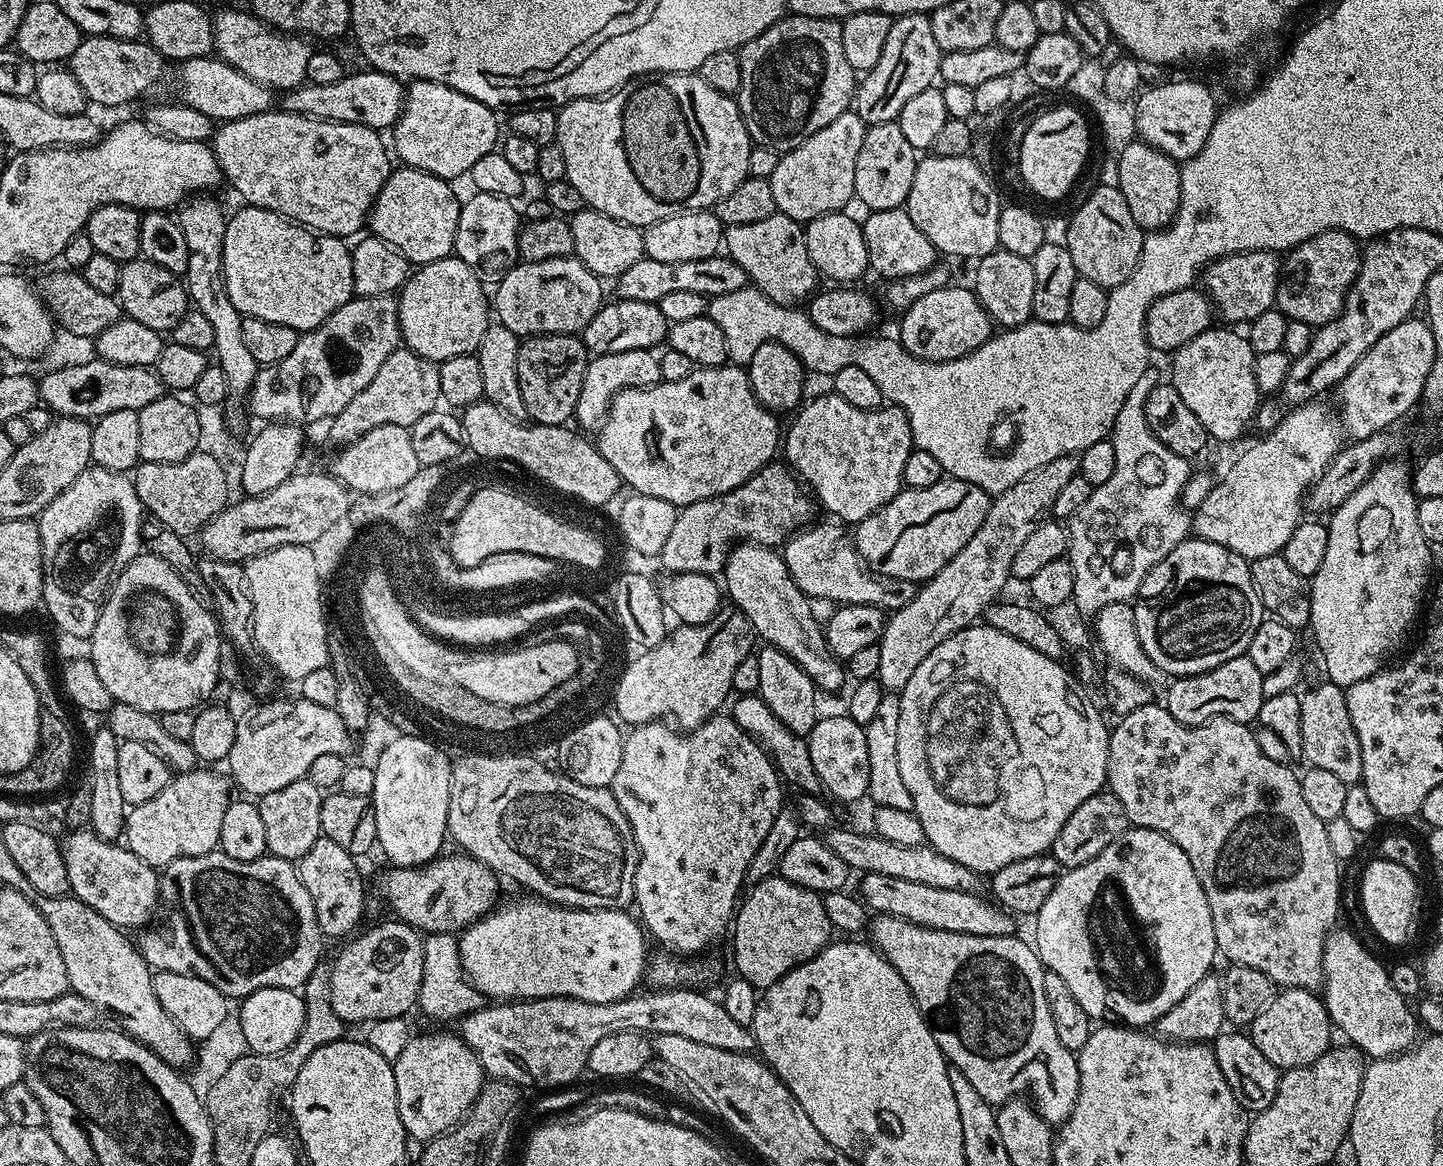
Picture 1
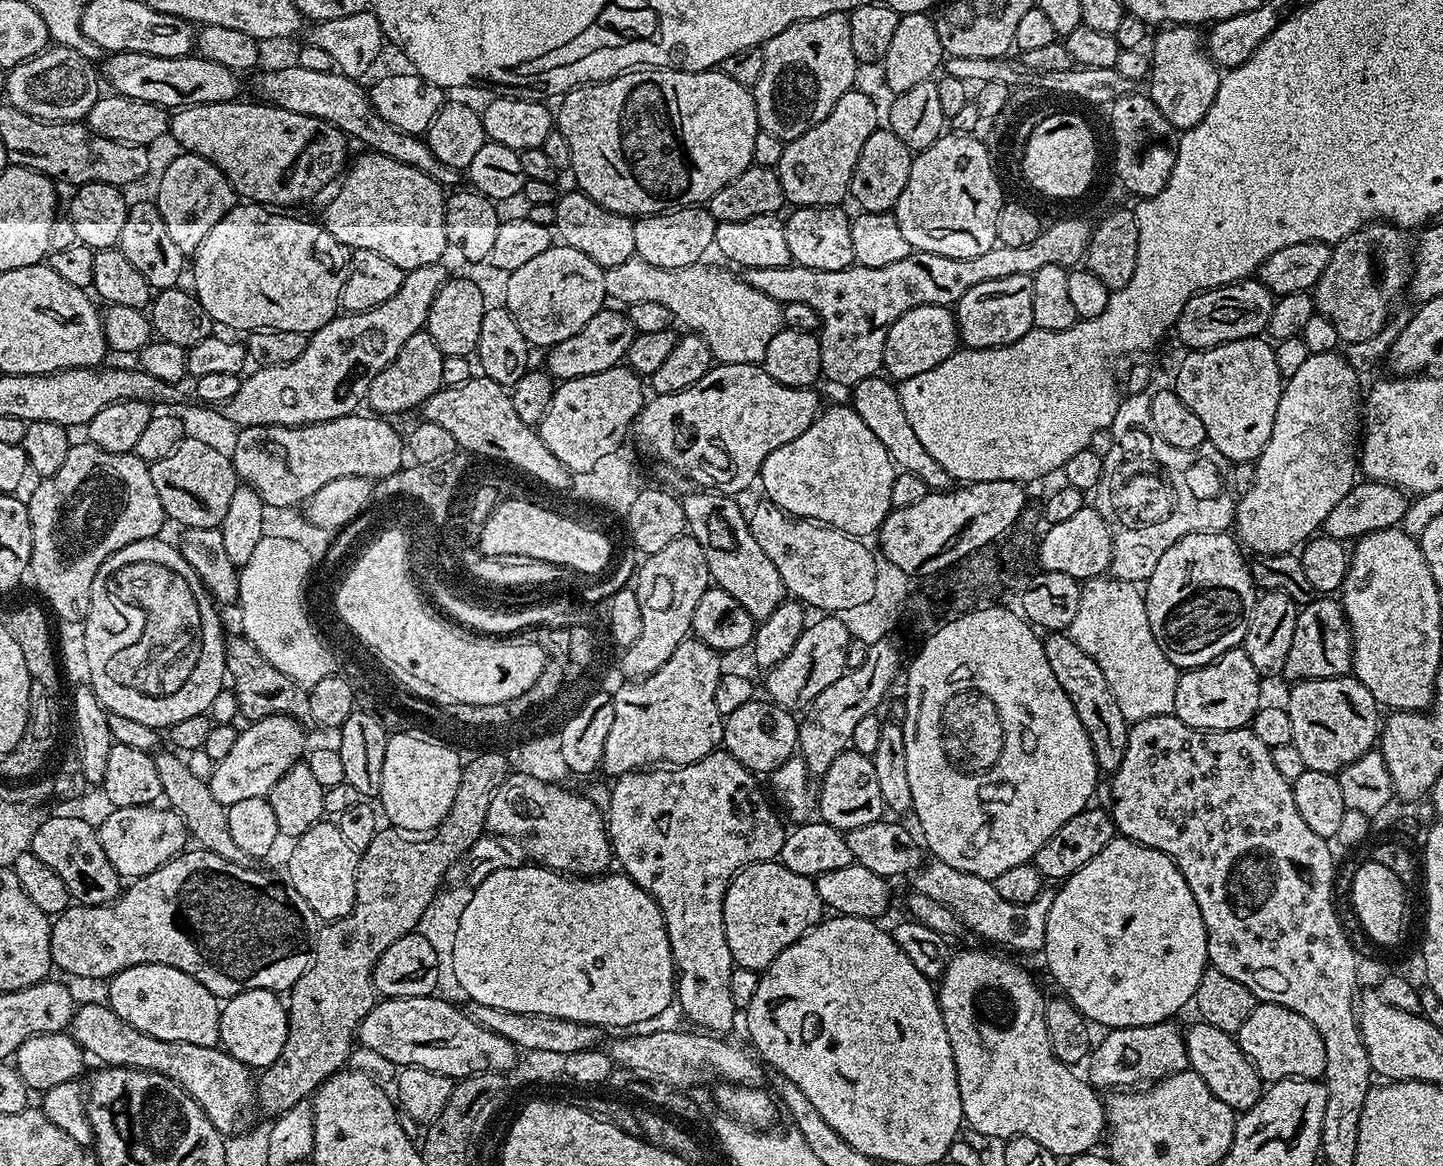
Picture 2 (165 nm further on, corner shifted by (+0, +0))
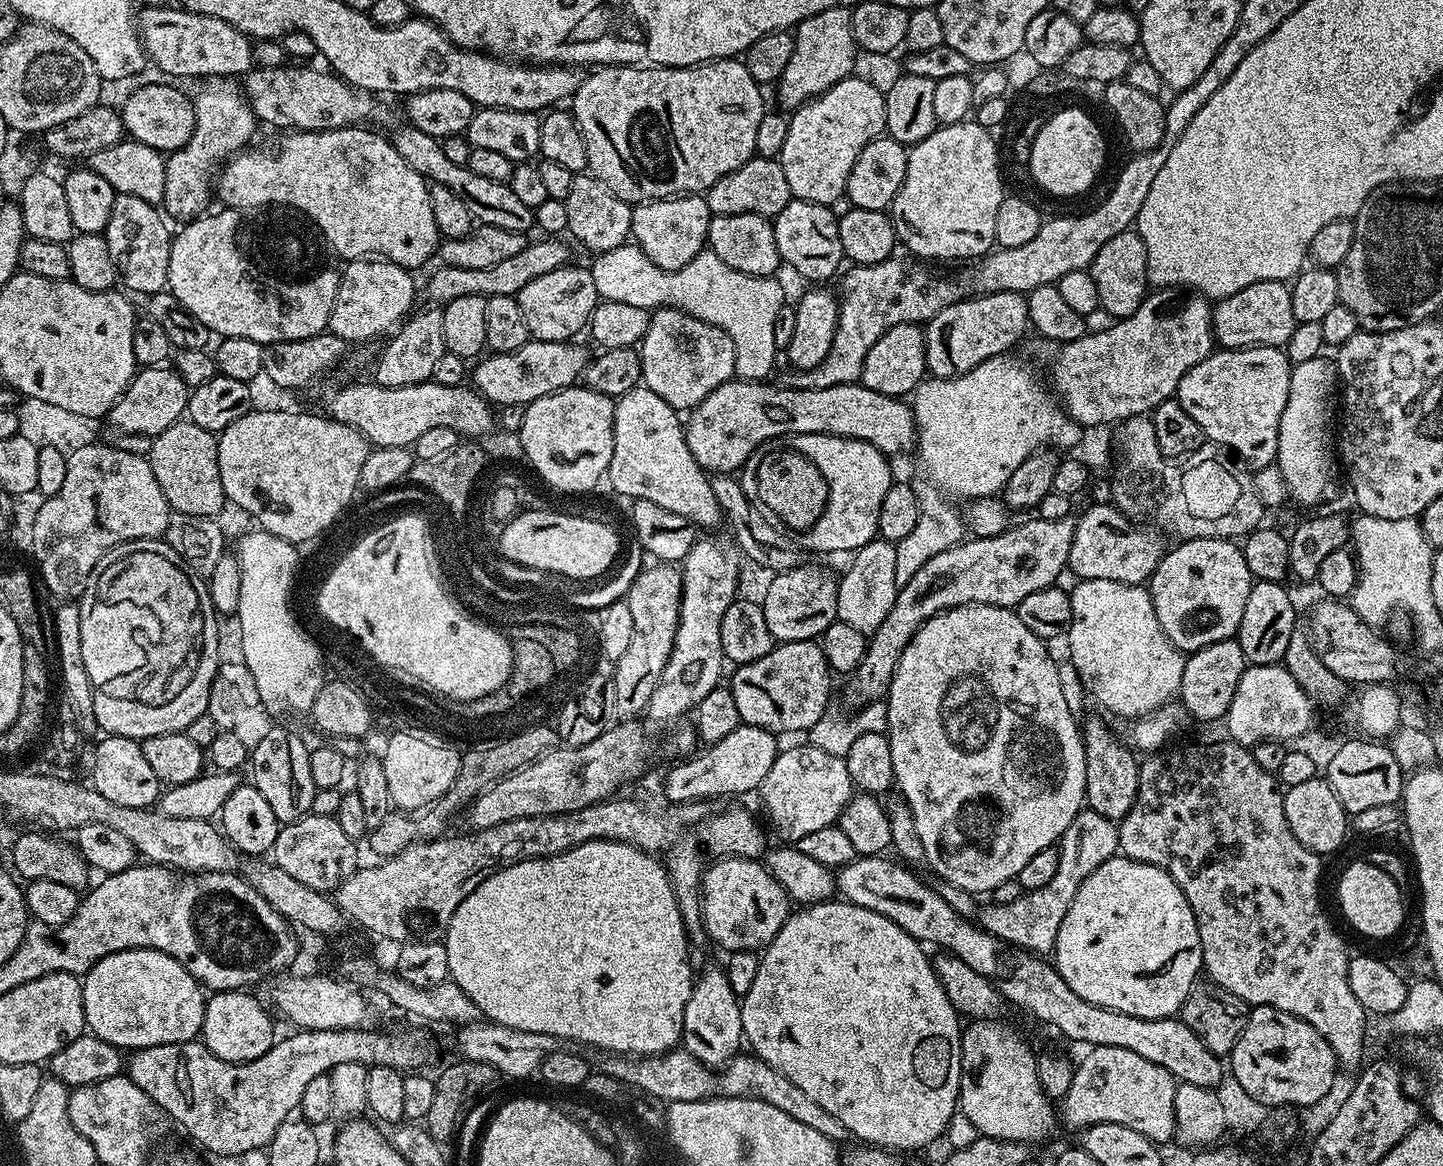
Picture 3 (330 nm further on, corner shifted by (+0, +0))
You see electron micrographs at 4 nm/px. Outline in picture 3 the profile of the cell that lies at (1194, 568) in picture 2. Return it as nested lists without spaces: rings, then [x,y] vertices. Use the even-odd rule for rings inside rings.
[[[1205,536],[1201,540],[1185,540],[1177,543],[1175,546],[1177,548],[1169,547],[1164,555],[1160,557],[1158,566],[1154,570],[1154,574],[1150,581],[1150,591],[1152,593],[1152,601],[1154,602],[1154,614],[1158,618],[1162,630],[1166,634],[1166,638],[1170,638],[1172,645],[1179,648],[1180,651],[1185,654],[1197,652],[1199,648],[1205,648],[1214,642],[1233,639],[1240,631],[1242,610],[1246,610],[1246,598],[1250,598],[1250,590],[1254,583],[1250,570],[1246,566],[1243,547],[1241,547],[1239,543],[1233,542],[1231,539],[1217,538],[1215,536]]]

